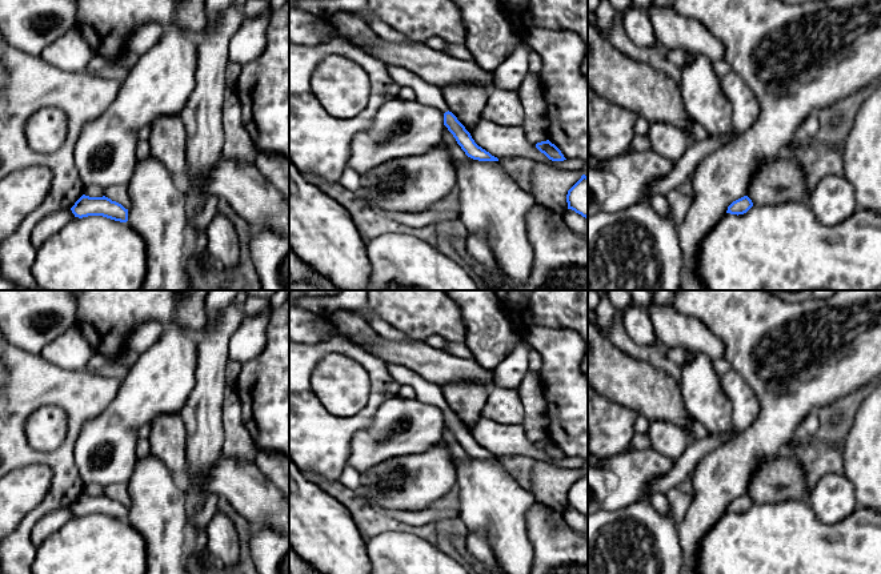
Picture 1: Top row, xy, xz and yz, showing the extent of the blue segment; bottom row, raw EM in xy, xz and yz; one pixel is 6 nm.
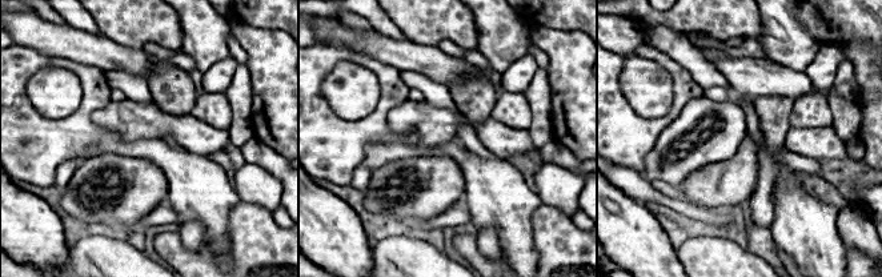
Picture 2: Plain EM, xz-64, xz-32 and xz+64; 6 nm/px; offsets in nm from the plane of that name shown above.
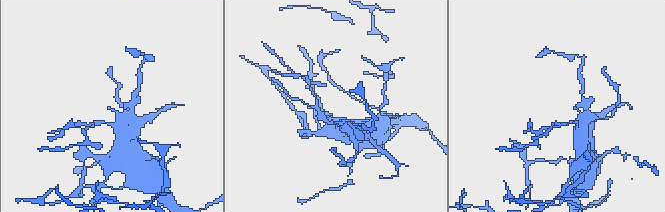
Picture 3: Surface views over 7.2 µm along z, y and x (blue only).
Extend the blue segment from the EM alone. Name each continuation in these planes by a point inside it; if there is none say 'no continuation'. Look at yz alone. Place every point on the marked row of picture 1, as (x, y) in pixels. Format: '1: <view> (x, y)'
no continuation

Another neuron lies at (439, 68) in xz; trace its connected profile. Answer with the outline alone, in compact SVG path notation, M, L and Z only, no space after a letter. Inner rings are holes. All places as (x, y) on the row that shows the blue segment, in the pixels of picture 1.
M376 36L368 53L384 64L399 65L415 72L423 80L444 89L456 84L478 84L490 91L494 75L474 61L460 60L424 43L401 44Z

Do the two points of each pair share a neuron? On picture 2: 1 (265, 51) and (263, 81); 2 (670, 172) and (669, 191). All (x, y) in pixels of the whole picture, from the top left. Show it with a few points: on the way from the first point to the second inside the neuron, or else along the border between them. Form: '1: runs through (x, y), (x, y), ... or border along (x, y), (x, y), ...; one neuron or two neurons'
1: runs through (265, 59), (265, 73); one neuron
2: border along (650, 181), (668, 181), (677, 187); two neurons

